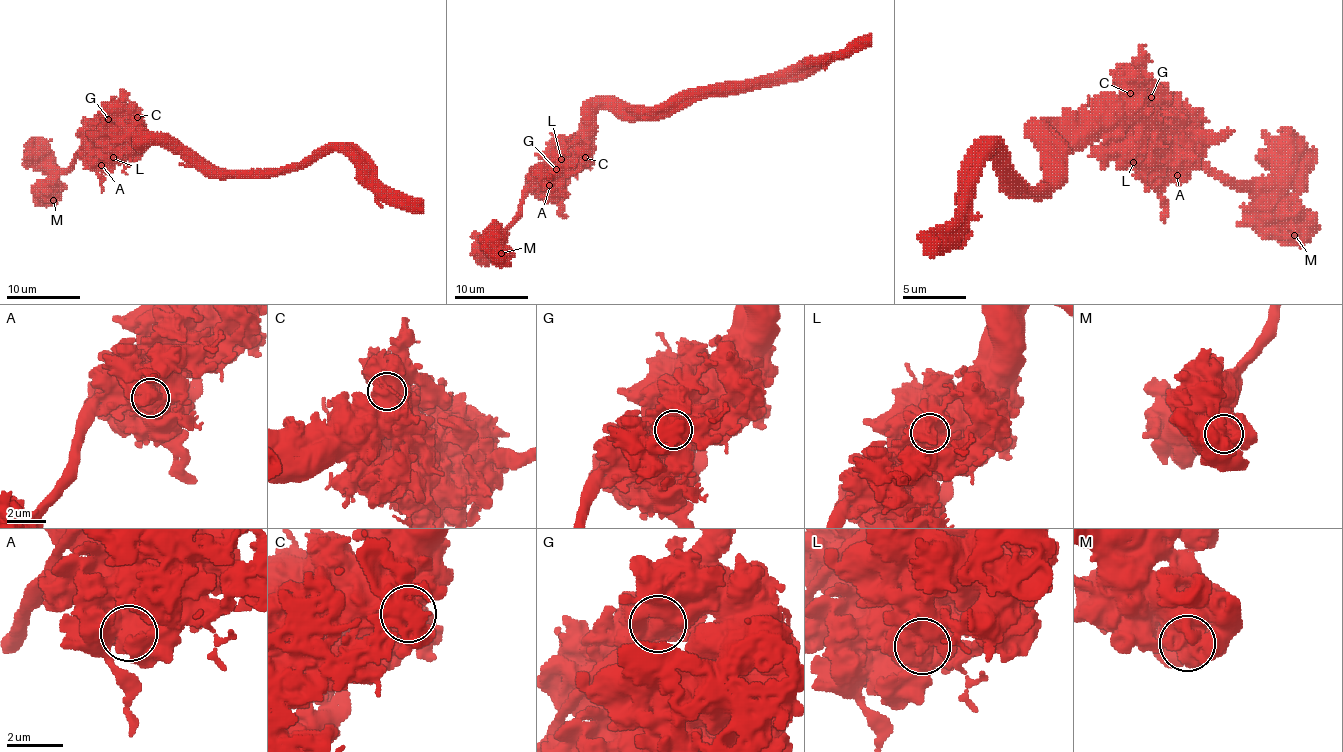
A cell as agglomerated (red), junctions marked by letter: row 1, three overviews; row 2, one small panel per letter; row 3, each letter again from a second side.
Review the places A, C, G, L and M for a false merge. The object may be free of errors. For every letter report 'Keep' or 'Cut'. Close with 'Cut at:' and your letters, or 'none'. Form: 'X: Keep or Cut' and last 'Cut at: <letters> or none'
A: Keep
C: Keep
G: Cut
L: Keep
M: Keep
Cut at: G

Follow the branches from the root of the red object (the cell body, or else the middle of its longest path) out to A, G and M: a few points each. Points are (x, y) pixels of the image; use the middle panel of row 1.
A: (653, 109), (599, 109), (596, 113), (596, 124), (566, 157), (564, 166), (549, 185)
G: (653, 109), (599, 109), (596, 113), (596, 124), (585, 140), (557, 170)
M: (653, 109), (599, 109), (596, 113), (596, 124), (527, 192), (514, 222), (505, 231), (501, 253)

